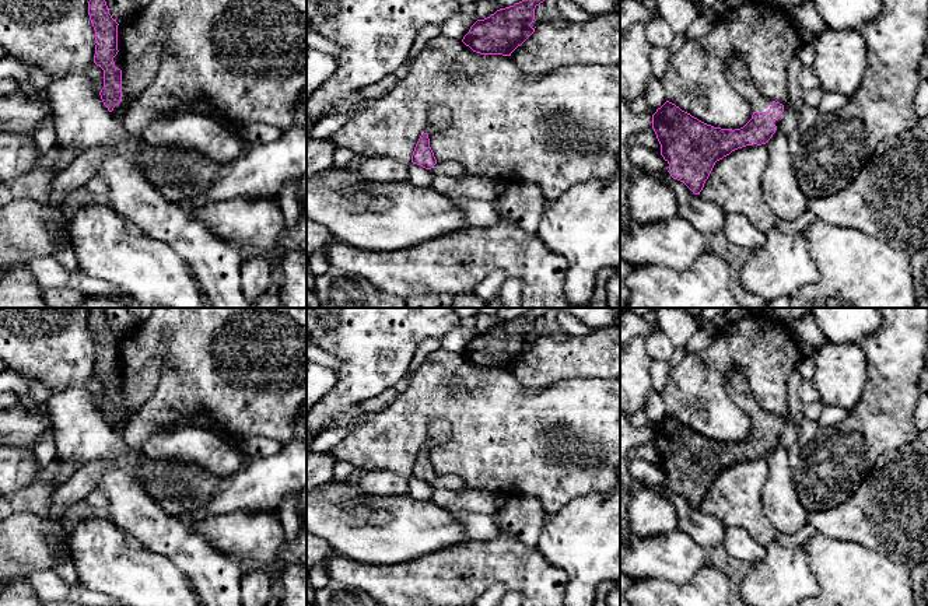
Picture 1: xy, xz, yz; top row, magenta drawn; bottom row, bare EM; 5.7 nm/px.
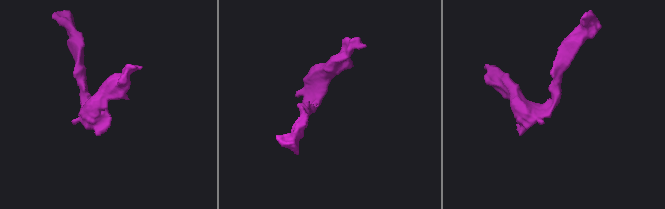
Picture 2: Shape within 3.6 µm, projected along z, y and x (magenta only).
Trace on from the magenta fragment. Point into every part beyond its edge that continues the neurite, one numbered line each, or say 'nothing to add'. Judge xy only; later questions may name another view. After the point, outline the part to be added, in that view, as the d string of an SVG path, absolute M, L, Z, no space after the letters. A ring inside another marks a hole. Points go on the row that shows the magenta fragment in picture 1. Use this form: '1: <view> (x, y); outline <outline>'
nothing to add

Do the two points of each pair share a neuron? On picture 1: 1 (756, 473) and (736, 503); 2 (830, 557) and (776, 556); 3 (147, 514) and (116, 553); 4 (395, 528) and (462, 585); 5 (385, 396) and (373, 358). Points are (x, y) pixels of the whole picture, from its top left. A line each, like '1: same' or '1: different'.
1: same
2: different
3: different
4: different
5: different

